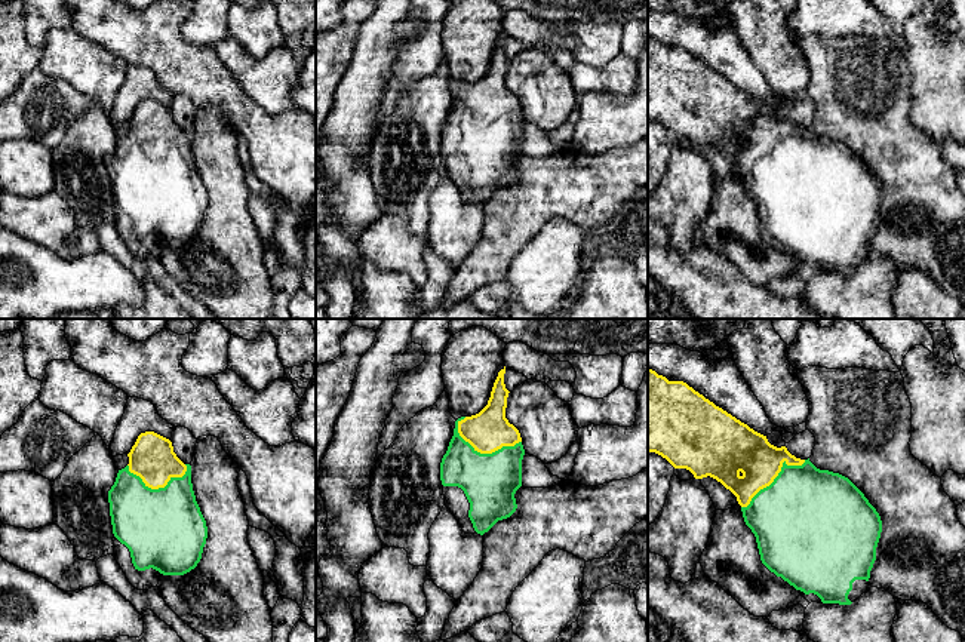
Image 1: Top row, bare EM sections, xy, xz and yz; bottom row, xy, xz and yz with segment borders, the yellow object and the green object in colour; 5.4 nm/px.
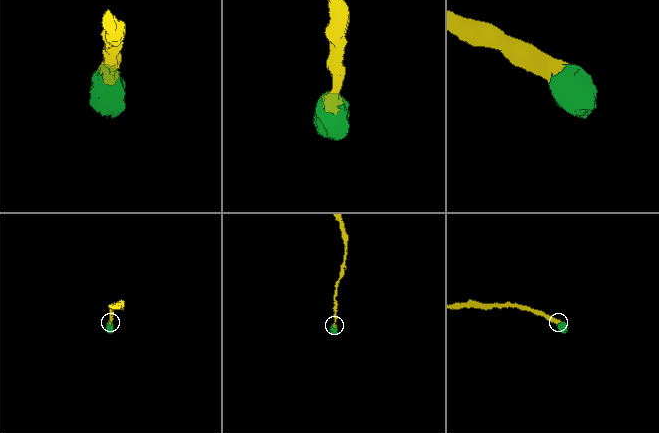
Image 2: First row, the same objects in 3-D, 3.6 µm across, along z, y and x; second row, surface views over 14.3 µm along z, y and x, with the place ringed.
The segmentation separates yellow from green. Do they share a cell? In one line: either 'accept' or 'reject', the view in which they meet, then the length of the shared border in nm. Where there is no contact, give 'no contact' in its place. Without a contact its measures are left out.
accept; contact in xz; length 360 nm

